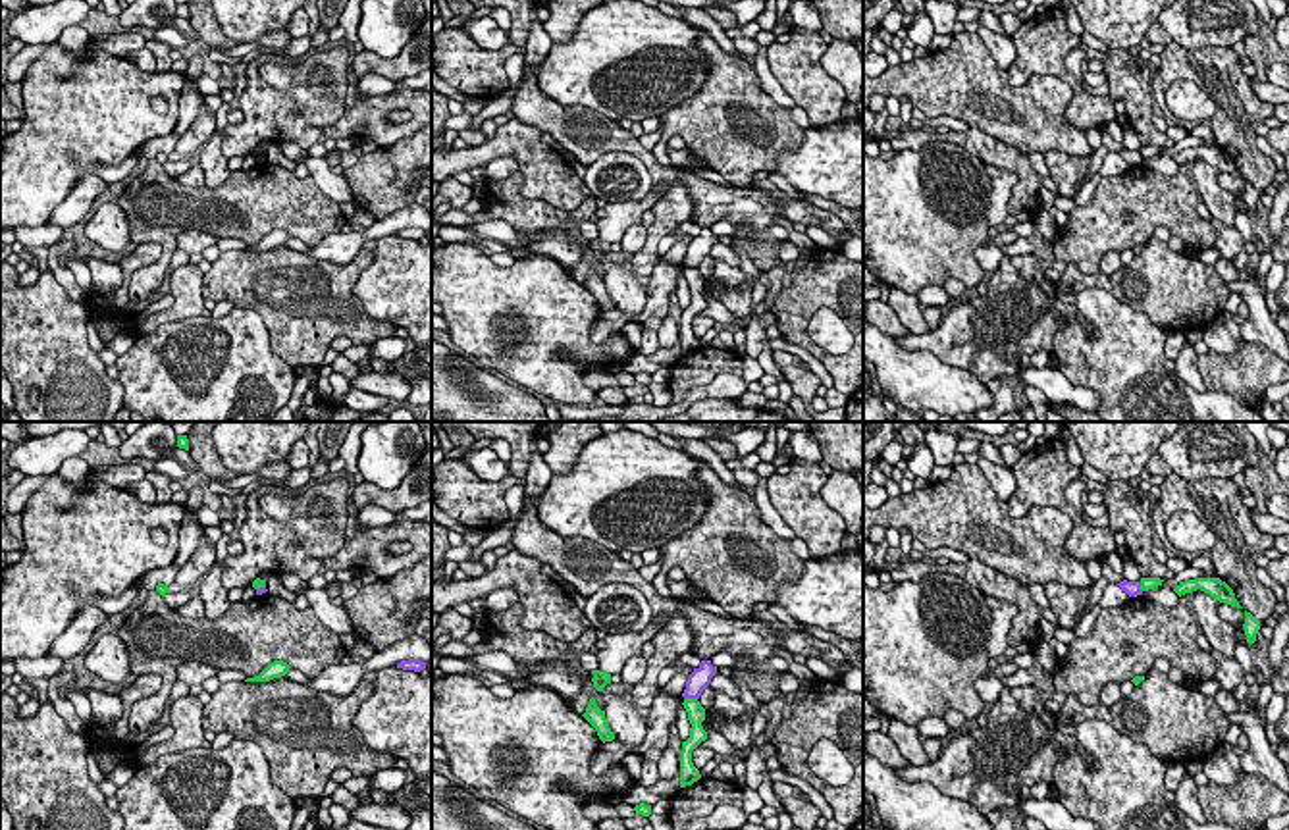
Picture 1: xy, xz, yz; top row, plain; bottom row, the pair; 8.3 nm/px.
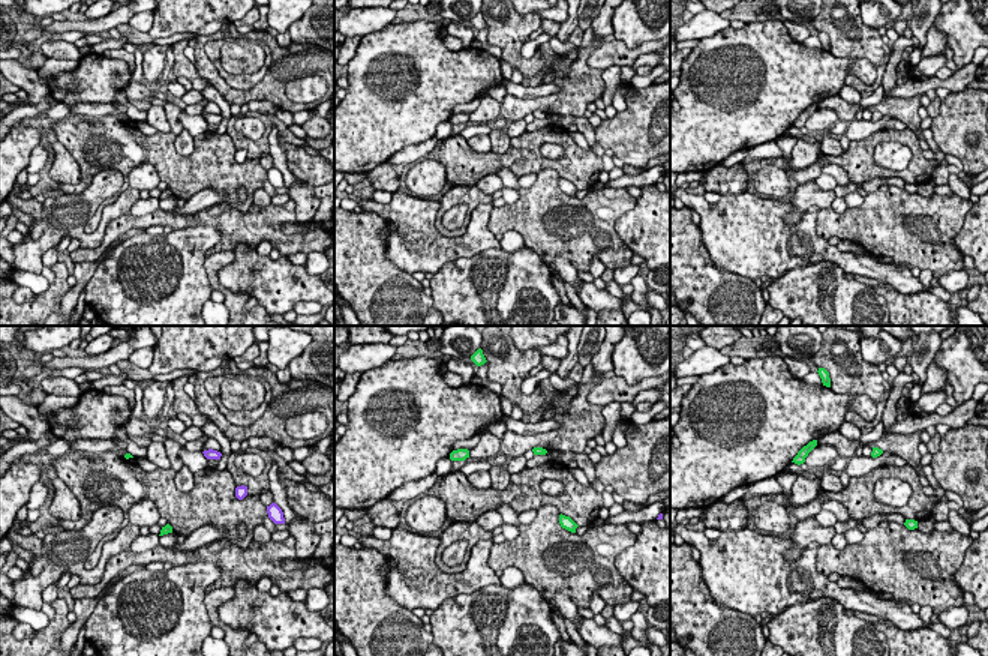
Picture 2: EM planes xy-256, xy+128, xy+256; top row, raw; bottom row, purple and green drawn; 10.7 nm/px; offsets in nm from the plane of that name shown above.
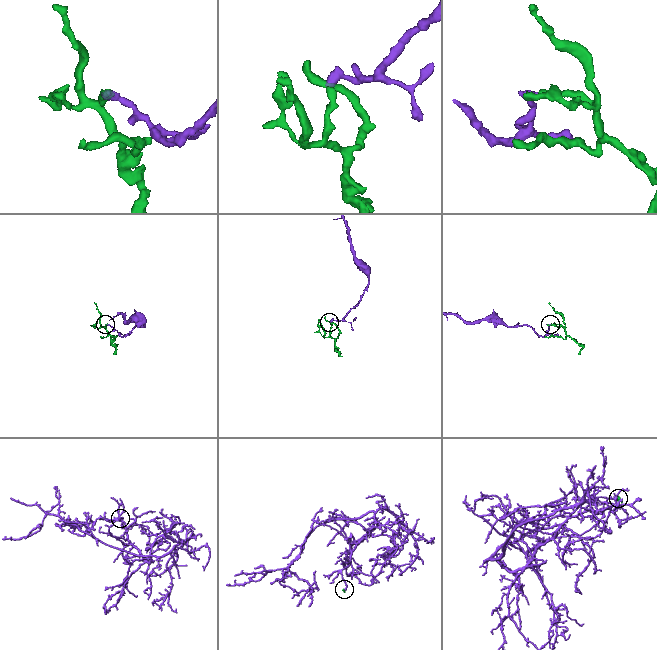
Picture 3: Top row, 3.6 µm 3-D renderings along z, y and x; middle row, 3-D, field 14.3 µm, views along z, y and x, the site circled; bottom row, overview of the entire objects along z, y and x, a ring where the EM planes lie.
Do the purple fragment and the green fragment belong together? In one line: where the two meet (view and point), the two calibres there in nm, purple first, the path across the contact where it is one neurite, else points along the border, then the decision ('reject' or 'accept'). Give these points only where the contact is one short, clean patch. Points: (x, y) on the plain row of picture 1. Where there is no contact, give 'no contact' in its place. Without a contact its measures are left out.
xz (690, 266) | 180/160 nm | along xz (684, 266), (696, 268) | reject

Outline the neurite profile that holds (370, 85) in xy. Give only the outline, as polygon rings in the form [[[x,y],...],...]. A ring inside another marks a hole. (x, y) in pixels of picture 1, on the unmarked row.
[[[366,73],[358,81],[358,96],[360,98],[370,98],[370,96],[378,96],[378,94],[391,94],[391,92],[395,92],[395,81],[389,81],[381,75]]]

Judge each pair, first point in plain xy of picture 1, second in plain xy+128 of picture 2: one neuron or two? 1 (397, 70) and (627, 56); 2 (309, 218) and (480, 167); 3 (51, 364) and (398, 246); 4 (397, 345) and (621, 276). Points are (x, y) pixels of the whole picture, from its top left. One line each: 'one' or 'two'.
1: one
2: one
3: two
4: one

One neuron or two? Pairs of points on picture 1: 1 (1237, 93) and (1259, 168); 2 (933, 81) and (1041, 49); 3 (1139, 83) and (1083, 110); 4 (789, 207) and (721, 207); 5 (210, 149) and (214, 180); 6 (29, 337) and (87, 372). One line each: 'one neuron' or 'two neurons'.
1: one neuron
2: two neurons
3: two neurons
4: two neurons
5: one neuron
6: one neuron

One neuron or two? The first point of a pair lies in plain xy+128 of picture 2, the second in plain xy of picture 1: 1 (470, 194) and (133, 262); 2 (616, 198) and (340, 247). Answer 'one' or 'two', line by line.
1: one
2: two

